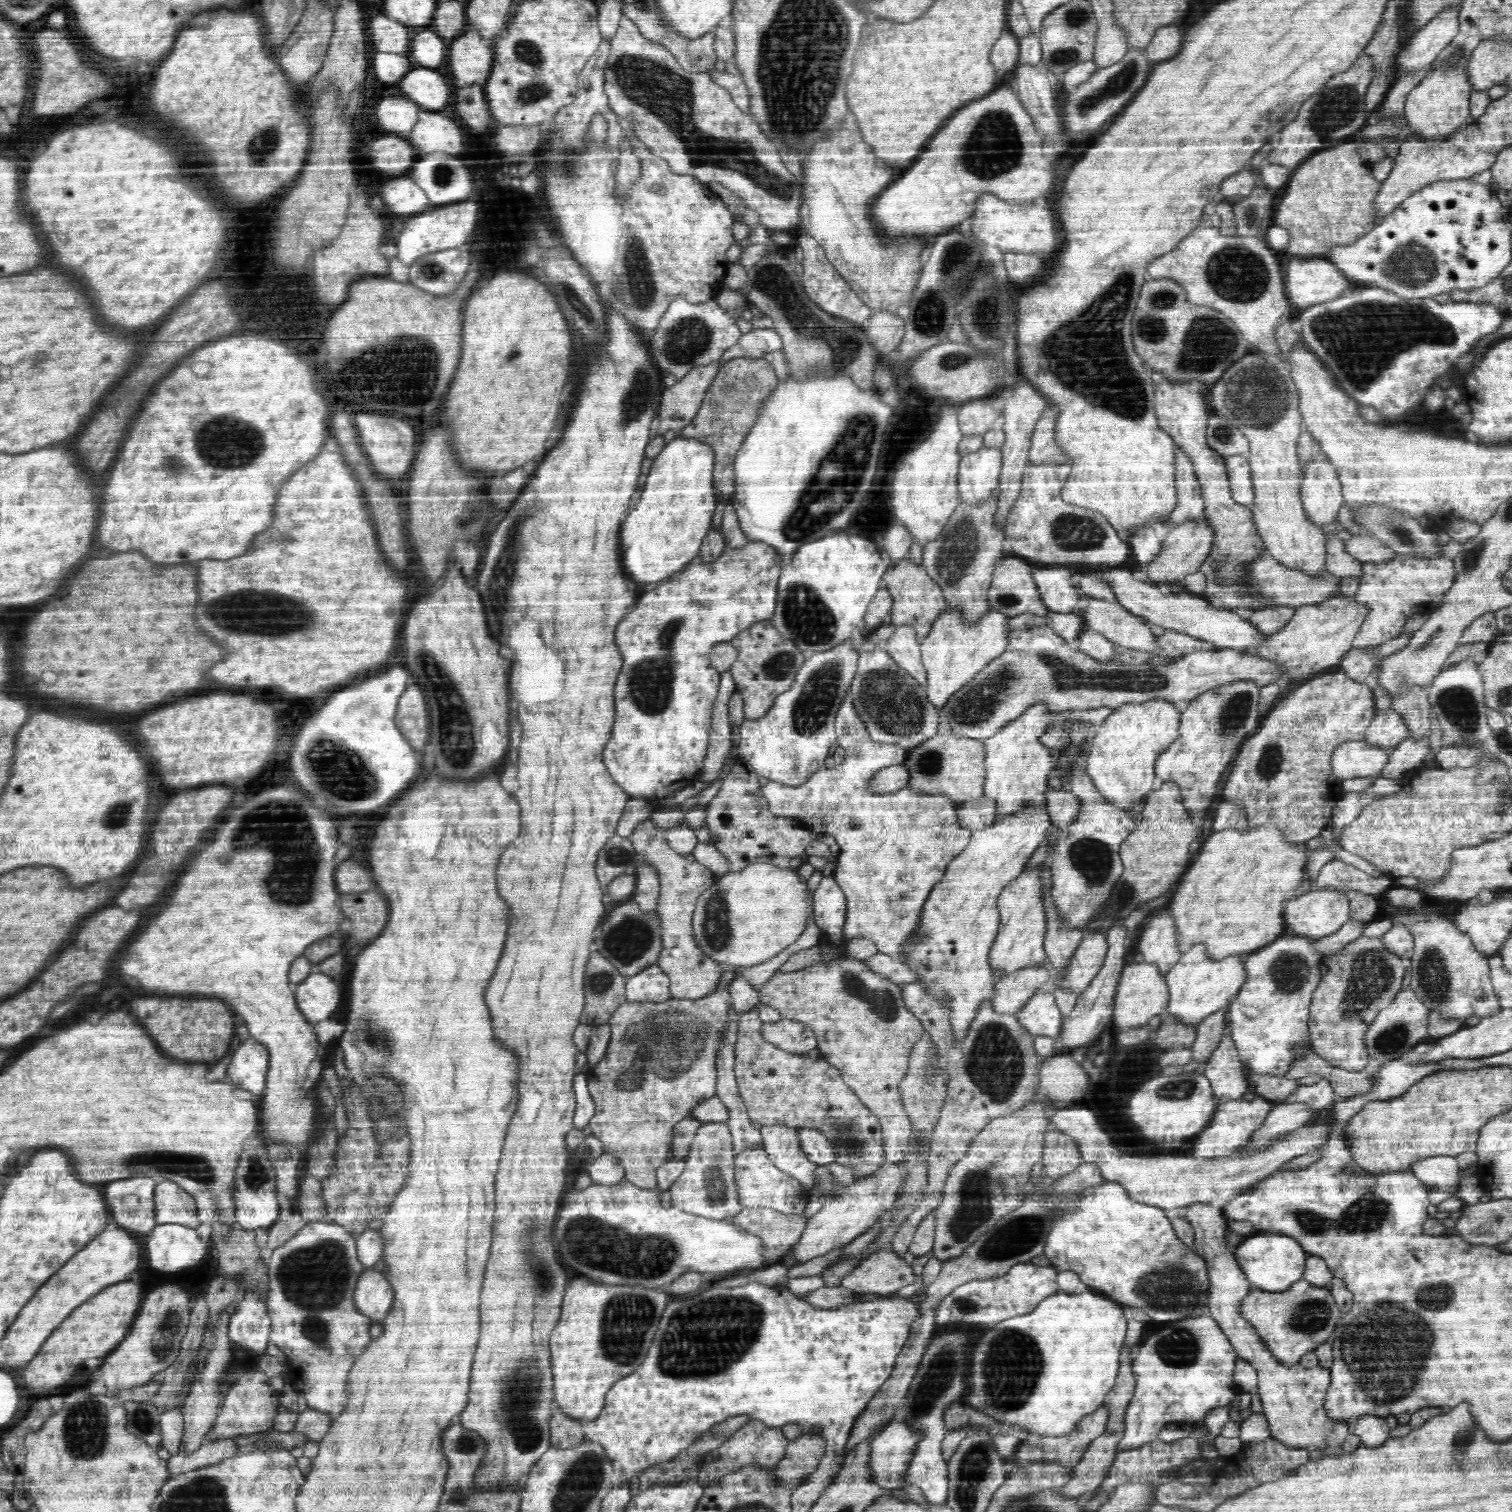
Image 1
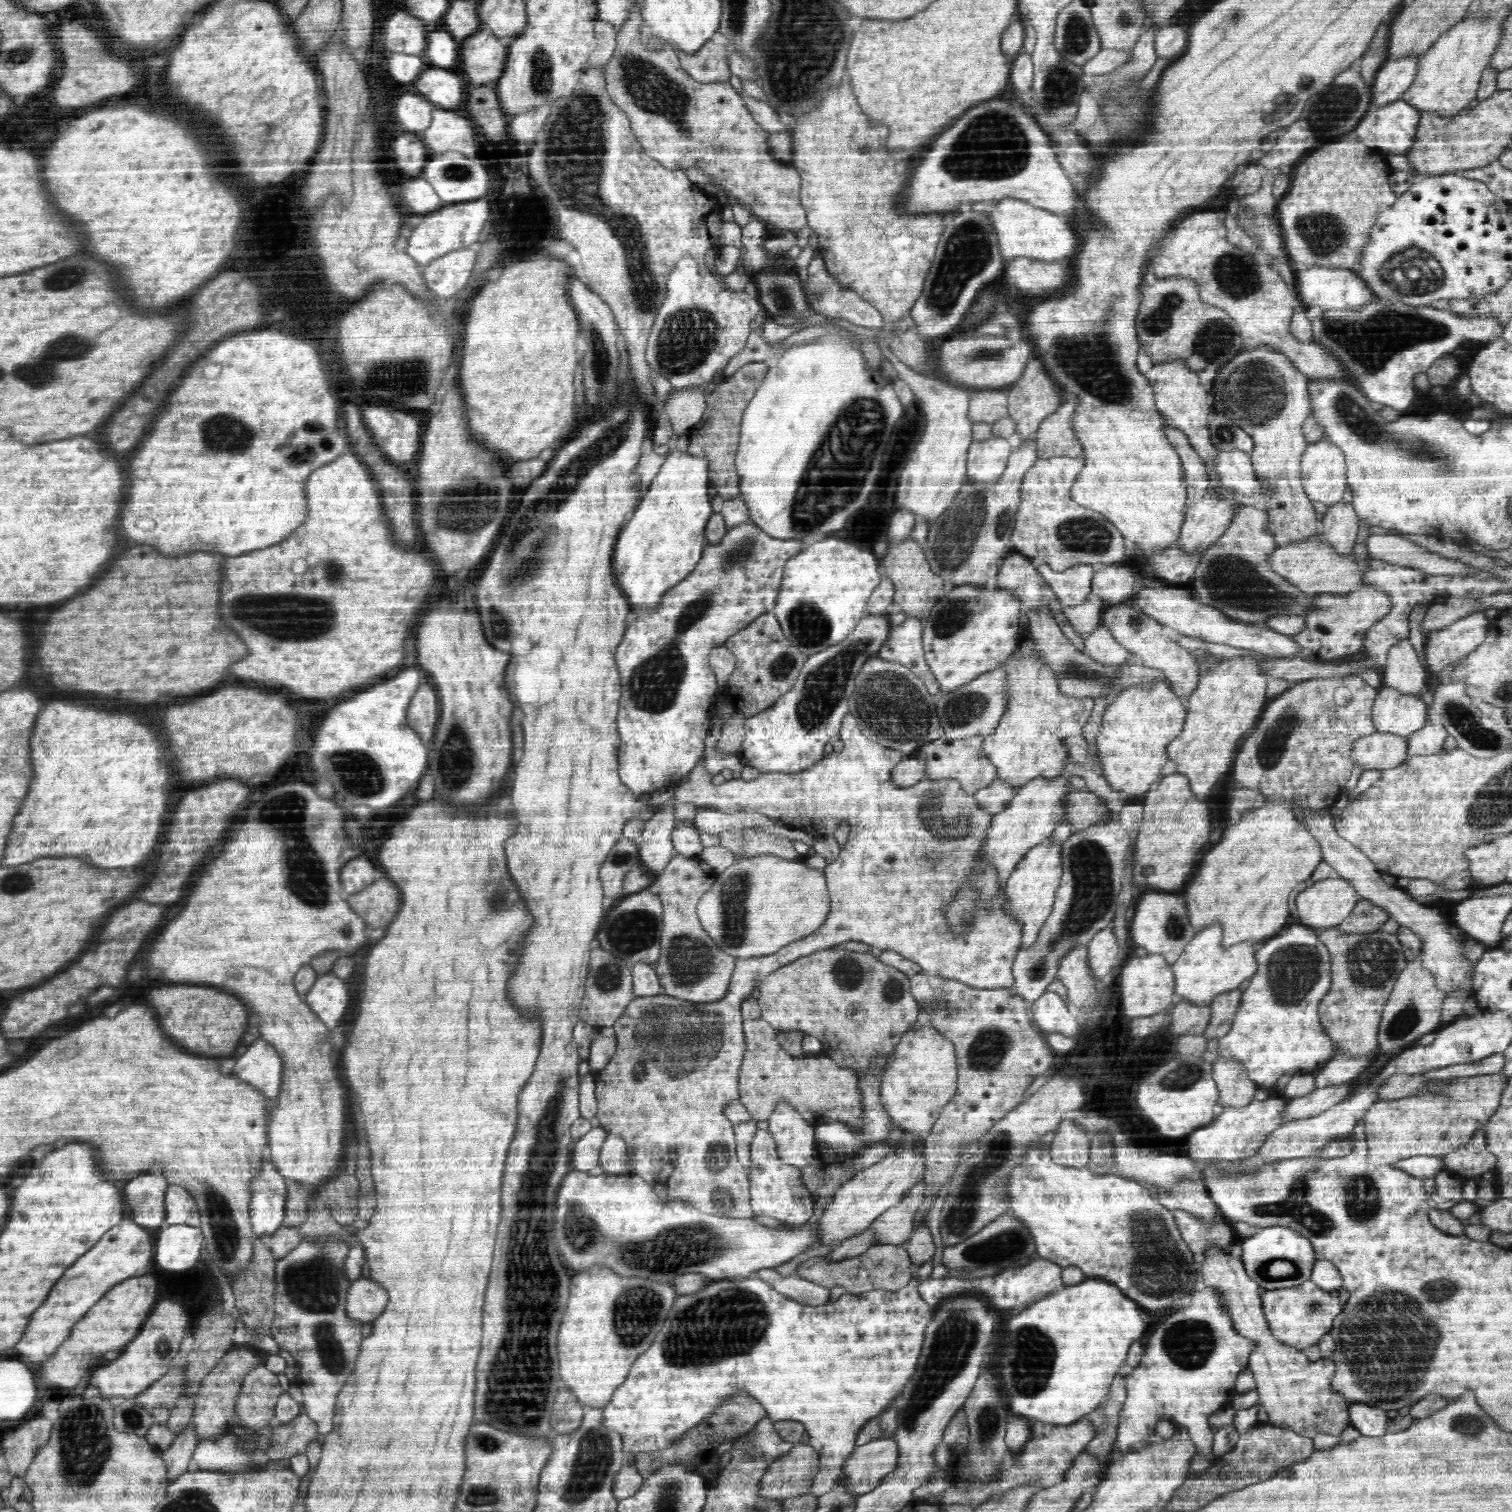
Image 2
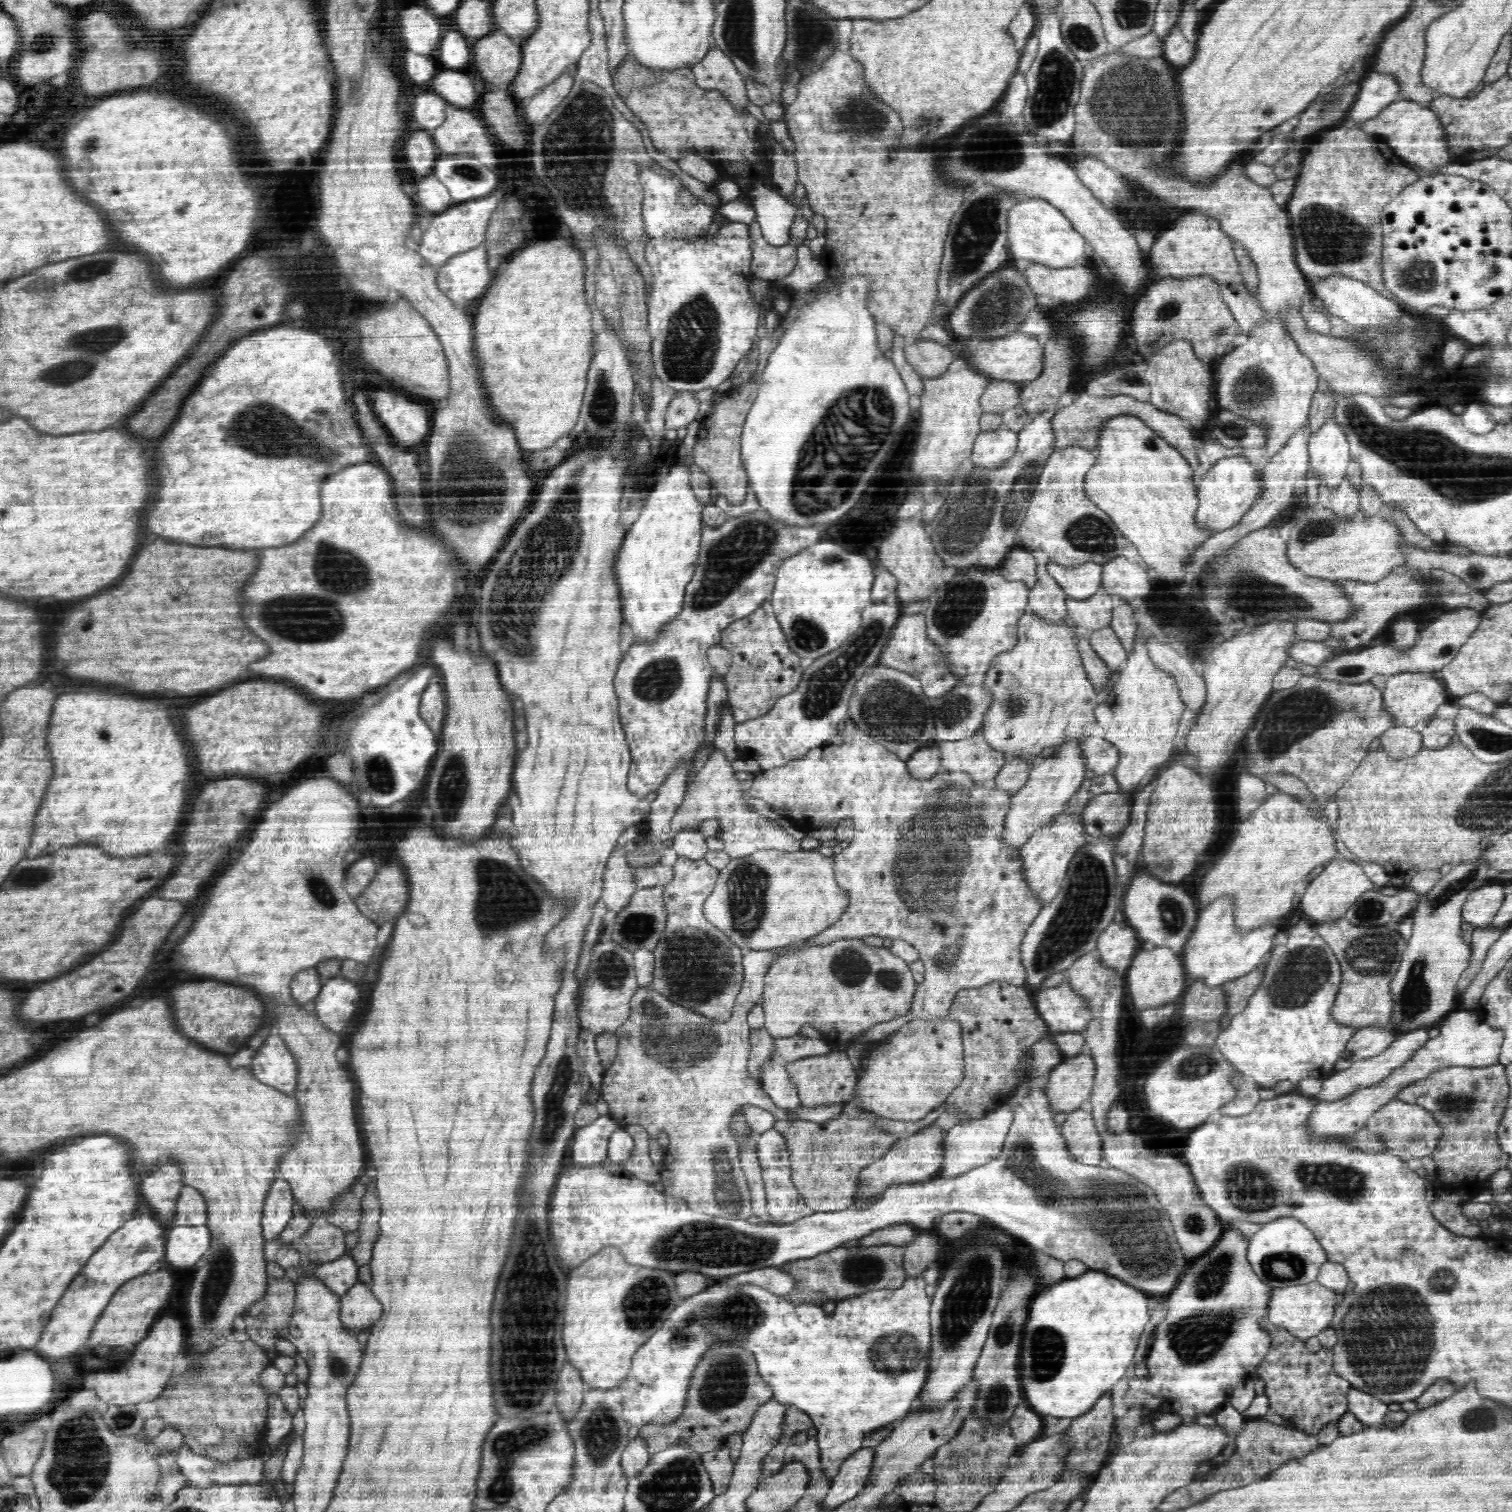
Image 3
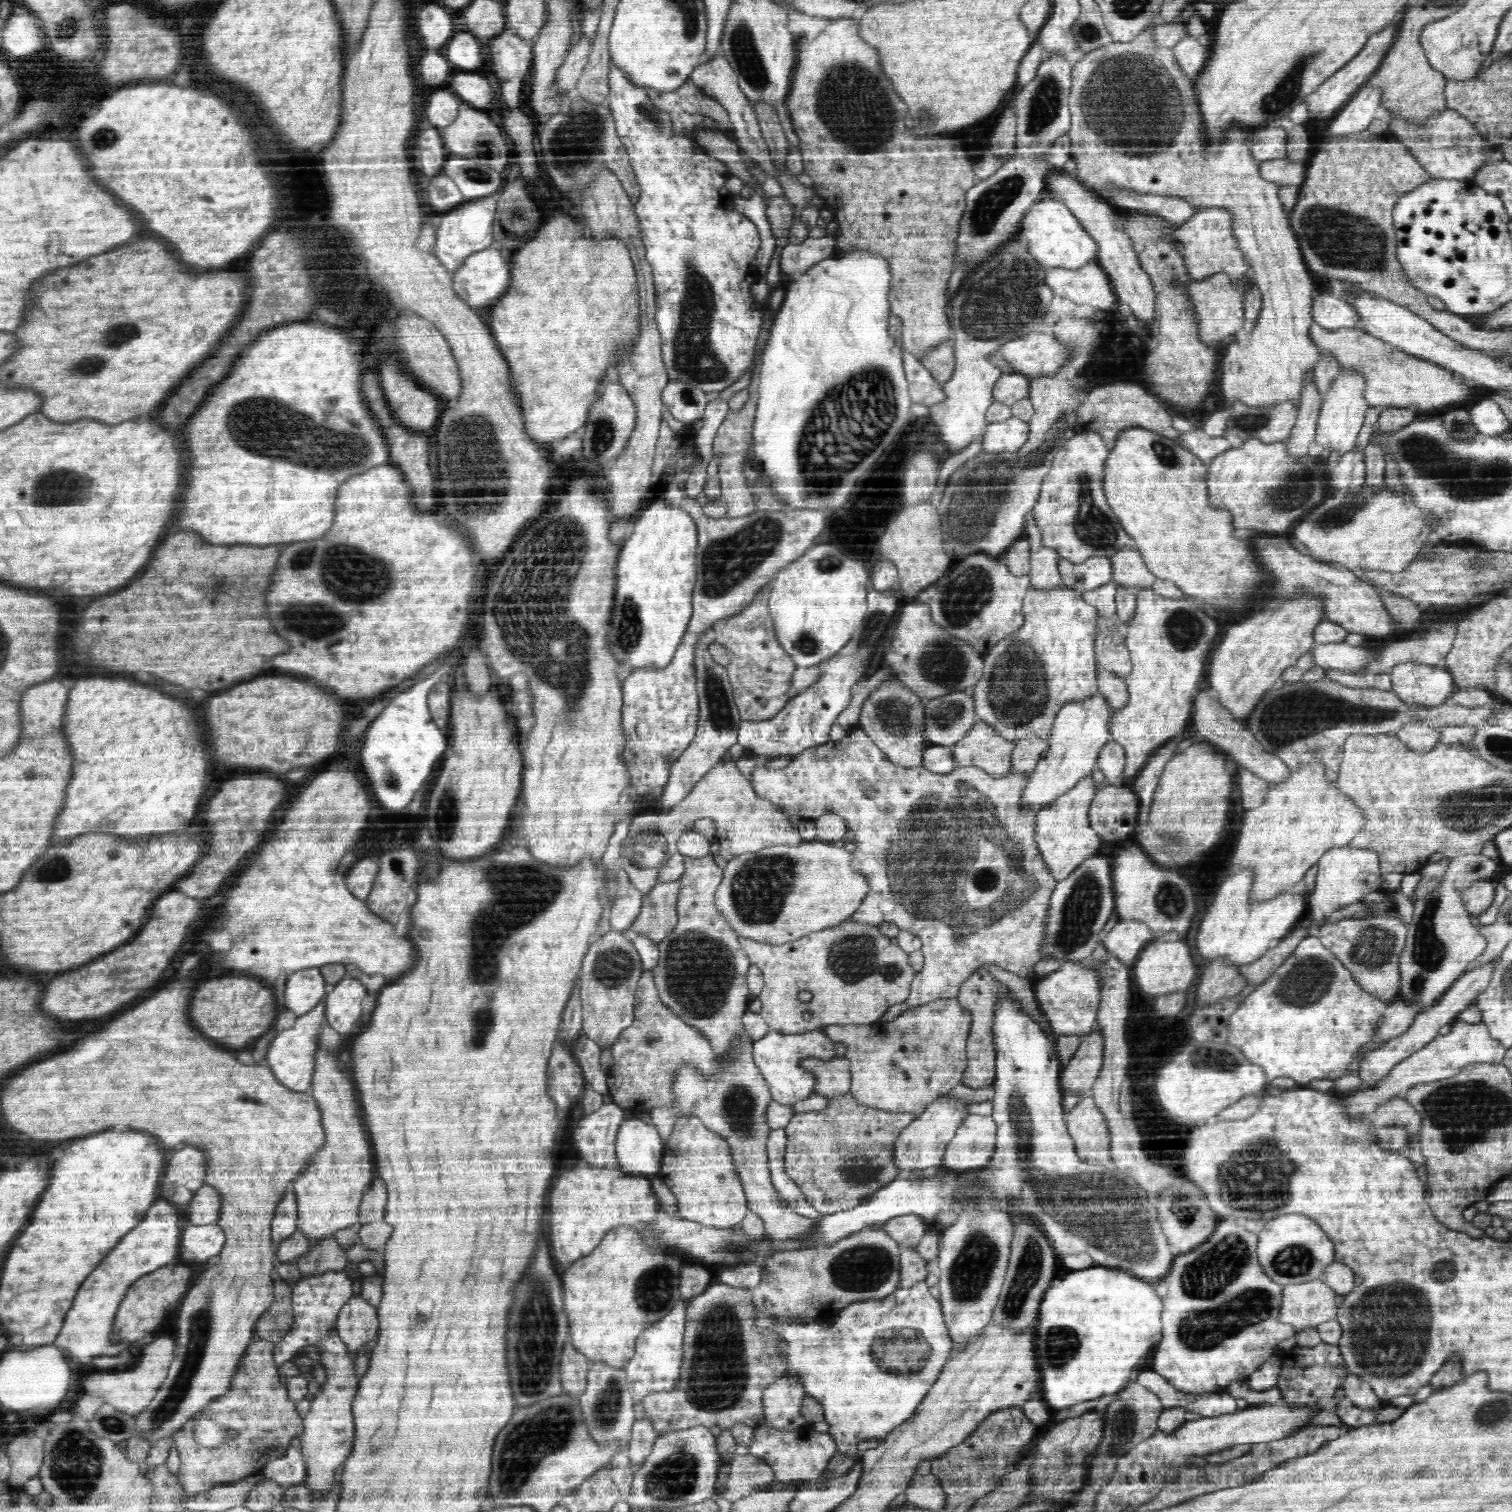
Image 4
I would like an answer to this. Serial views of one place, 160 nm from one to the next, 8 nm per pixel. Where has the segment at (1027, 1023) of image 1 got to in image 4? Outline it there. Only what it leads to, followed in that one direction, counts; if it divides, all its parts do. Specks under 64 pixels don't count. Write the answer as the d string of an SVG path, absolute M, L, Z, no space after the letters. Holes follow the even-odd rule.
M1090 957L1082 960L1063 960L1062 964L1044 976L1039 977L1035 988L1035 1001L1049 1021L1052 1034L1056 1037L1090 1034L1097 1022L1102 1000L1103 976Z

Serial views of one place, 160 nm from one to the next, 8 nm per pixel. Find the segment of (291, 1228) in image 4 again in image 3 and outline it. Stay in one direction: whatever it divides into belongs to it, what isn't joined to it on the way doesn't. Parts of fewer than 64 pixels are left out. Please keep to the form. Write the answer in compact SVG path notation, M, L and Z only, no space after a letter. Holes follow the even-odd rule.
M276 1178L271 1184L264 1201L261 1225L266 1241L278 1239L279 1234L290 1222L295 1206L295 1198L291 1186L285 1180Z

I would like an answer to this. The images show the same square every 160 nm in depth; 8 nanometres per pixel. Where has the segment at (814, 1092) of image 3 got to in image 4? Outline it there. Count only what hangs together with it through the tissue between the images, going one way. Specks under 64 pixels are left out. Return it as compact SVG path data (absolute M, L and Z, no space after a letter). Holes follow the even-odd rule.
M843 1056L828 1062L806 1058L802 1066L817 1076L814 1092L823 1097L832 1098L832 1096L851 1090L850 1065Z

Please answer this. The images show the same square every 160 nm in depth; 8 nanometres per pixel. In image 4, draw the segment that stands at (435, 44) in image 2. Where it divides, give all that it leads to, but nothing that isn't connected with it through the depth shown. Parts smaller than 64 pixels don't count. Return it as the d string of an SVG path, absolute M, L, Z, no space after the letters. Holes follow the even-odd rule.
M464 30L464 32L456 32L452 37L446 56L453 66L464 68L464 70L474 70L484 62L482 48L484 46L481 40L468 30Z

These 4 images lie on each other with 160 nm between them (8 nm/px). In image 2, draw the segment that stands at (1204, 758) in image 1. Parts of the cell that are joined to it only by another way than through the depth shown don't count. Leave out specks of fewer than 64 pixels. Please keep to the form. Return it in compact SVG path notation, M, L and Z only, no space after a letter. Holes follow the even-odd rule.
M1239 656L1218 660L1217 663L1206 674L1201 674L1198 686L1185 699L1187 715L1183 729L1167 746L1167 759L1176 764L1176 772L1188 776L1192 792L1196 792L1200 800L1208 796L1218 778L1230 770L1238 752L1236 744L1240 744L1240 740L1258 724L1265 706L1270 701L1266 696L1269 678L1263 672L1263 660L1258 661L1254 656Z

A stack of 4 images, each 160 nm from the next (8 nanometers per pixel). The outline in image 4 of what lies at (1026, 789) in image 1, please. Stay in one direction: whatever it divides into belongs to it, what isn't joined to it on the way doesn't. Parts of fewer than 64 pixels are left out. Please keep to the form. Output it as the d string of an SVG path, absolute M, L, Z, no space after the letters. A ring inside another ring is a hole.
M1065 580L1050 588L1031 586L1023 600L1024 622L1020 628L1004 636L984 654L984 674L973 686L974 708L979 720L985 720L1006 740L1026 736L1048 736L1053 720L1066 700L1090 696L1098 690L1099 662L1095 653L1099 612L1096 605L1083 599L1083 591L1065 585Z

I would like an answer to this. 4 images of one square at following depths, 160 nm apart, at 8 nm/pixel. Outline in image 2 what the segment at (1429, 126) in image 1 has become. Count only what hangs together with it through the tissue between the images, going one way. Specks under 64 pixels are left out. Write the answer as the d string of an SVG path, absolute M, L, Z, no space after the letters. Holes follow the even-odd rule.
M1494 12L1488 16L1488 22L1472 22L1464 20L1448 28L1438 37L1436 43L1418 60L1418 74L1412 86L1401 99L1415 105L1420 112L1436 112L1440 116L1456 116L1462 112L1472 100L1477 98L1477 90L1483 75L1488 68L1490 59L1503 36L1503 24L1506 14Z

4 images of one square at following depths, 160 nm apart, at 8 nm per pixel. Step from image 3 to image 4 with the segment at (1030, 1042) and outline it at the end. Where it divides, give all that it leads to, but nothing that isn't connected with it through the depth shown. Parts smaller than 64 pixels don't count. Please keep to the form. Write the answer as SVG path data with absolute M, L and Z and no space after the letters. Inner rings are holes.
M983 967L976 969L961 984L957 994L960 997L960 1005L971 1010L973 1021L972 1028L967 1038L967 1067L961 1082L972 1088L984 1087L992 1084L995 1078L995 1056L994 1043L992 1043L992 1016L997 996L994 992L998 990L998 983L994 977Z

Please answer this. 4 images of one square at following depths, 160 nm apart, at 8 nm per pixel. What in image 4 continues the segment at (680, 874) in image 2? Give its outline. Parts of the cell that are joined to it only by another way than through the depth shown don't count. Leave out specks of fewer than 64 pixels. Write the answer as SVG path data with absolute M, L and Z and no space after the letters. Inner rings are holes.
M712 854L700 858L688 857L684 865L686 865L685 874L680 879L684 884L684 890L680 892L677 906L678 924L668 938L659 942L659 961L652 971L655 974L660 1003L708 1041L712 1049L714 1070L705 1072L703 1068L691 1062L682 1062L680 1066L676 1066L672 1072L672 1084L668 1088L670 1100L650 1108L651 1120L664 1136L664 1141L667 1141L678 1120L684 1117L699 1118L708 1131L721 1136L724 1143L728 1144L732 1165L742 1183L748 1208L762 1219L765 1238L769 1241L800 1241L800 1244L808 1241L808 1244L814 1244L824 1216L808 1217L796 1212L792 1206L782 1200L771 1179L767 1145L773 1130L770 1128L766 1114L773 1096L770 1084L760 1070L759 1064L756 1064L753 1041L748 1037L743 1023L743 1016L752 1001L752 992L746 977L752 966L751 960L741 949L738 933L716 904L716 894L718 888L722 886L724 870L719 868Z

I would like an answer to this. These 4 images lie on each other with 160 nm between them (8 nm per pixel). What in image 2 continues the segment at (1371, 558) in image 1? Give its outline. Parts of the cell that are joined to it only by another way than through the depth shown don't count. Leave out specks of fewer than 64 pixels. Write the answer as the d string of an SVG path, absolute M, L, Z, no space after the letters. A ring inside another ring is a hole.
M1377 530L1366 539L1366 546L1371 556L1378 560L1420 569L1430 576L1468 575L1472 571L1483 571L1462 563L1459 559L1449 559L1422 549L1413 541L1398 535L1380 535Z

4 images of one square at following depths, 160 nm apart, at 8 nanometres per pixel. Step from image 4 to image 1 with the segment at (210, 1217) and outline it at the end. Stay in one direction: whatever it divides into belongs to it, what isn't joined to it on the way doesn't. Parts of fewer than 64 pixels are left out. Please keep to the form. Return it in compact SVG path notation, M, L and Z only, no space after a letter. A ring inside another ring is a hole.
M160 1181L155 1186L155 1221L158 1225L180 1224L196 1229L197 1204L179 1184Z

